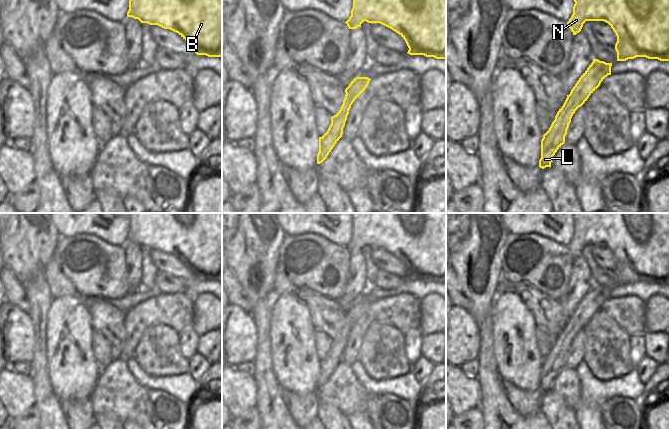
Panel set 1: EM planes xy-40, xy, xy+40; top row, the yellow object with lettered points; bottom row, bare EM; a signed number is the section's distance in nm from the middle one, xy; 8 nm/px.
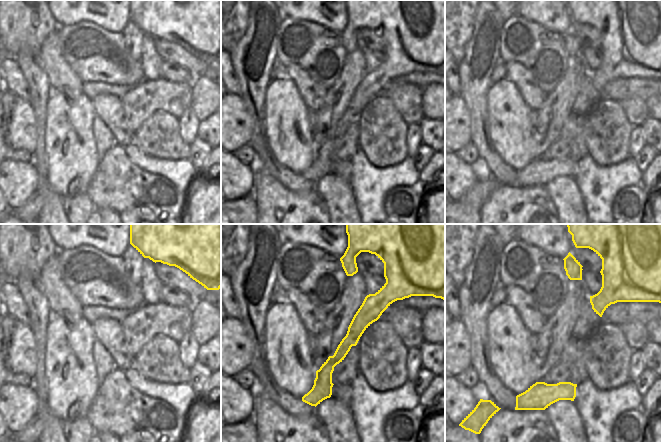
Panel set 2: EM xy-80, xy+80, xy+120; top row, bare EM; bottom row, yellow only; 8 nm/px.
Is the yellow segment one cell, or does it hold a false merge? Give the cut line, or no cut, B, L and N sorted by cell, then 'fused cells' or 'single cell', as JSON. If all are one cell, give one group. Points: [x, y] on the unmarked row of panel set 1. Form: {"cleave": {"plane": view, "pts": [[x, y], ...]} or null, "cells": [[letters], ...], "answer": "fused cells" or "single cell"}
{"cleave": {"plane": "xy+40", "pts": [[569, 318], [572, 320], [573, 329], [576, 333]]}, "cells": [["B", "N"], ["L"]], "answer": "fused cells"}

